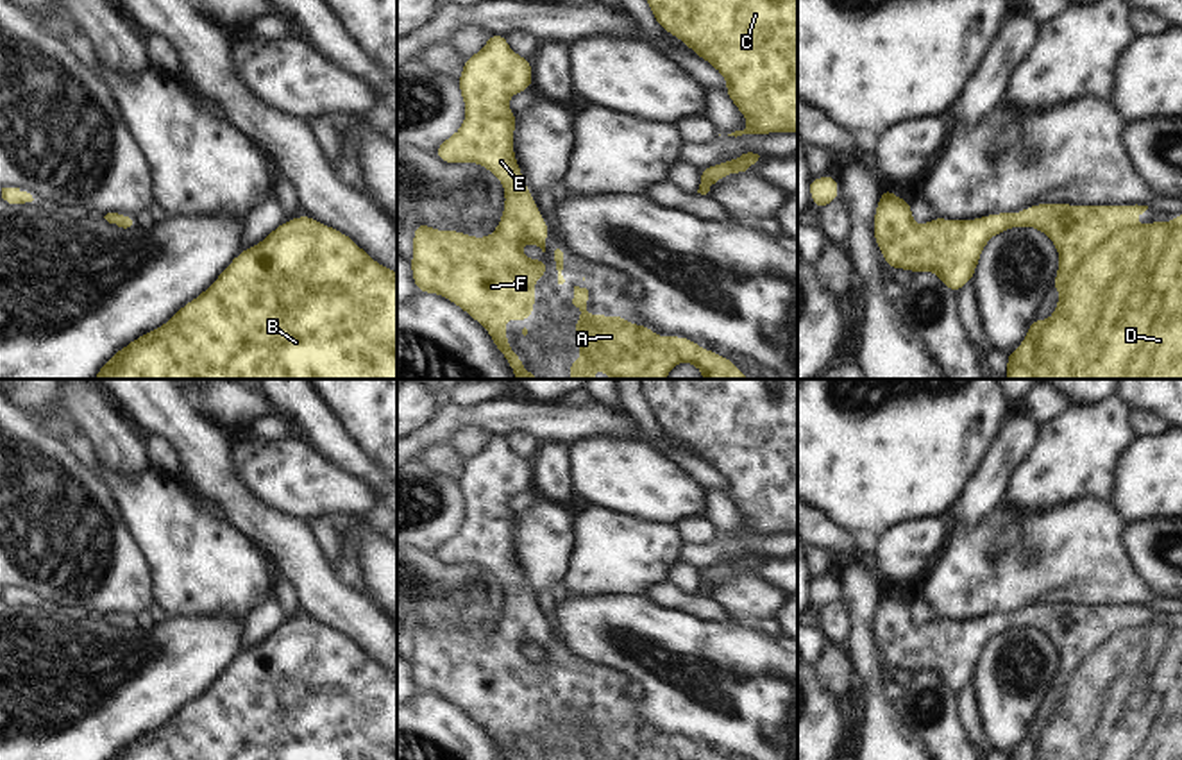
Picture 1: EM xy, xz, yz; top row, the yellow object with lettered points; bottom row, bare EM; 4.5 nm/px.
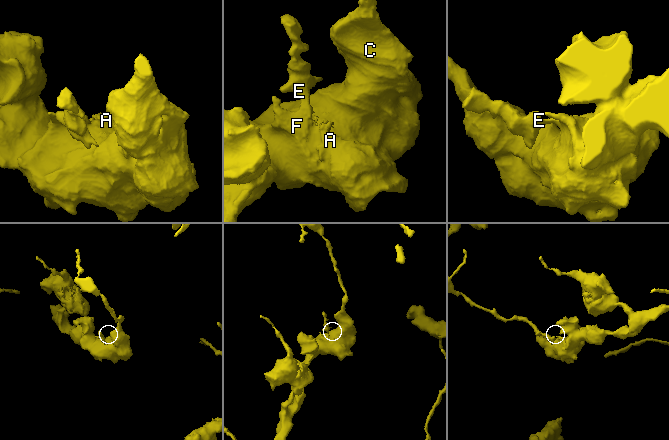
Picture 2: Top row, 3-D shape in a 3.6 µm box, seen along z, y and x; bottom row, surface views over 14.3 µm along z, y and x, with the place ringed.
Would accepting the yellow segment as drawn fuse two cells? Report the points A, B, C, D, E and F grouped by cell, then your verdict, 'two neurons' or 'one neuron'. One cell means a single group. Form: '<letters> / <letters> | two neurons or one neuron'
A B C D E F | one neuron

